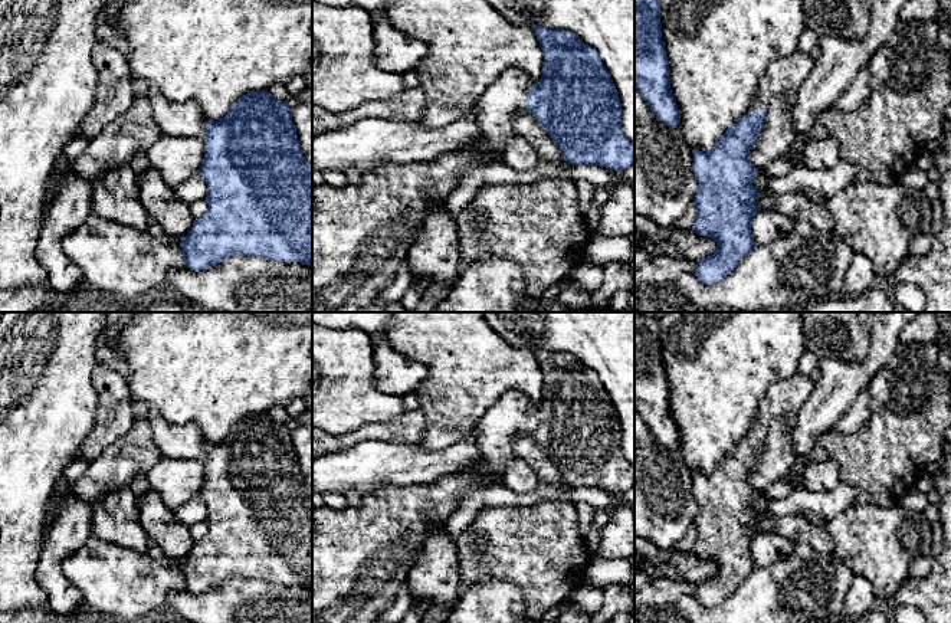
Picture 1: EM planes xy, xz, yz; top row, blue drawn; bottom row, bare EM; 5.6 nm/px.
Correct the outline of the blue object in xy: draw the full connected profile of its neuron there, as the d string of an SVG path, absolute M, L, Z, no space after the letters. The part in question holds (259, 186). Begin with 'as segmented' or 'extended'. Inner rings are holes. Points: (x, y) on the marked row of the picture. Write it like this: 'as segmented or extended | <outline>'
extended | M132 79L135 96L150 99L163 135L204 141L199 174L207 184L207 212L180 240L184 265L194 270L240 255L312 266L312 164L302 155L292 109L268 91L243 95L219 121L209 121L196 101L173 102L145 81Z

